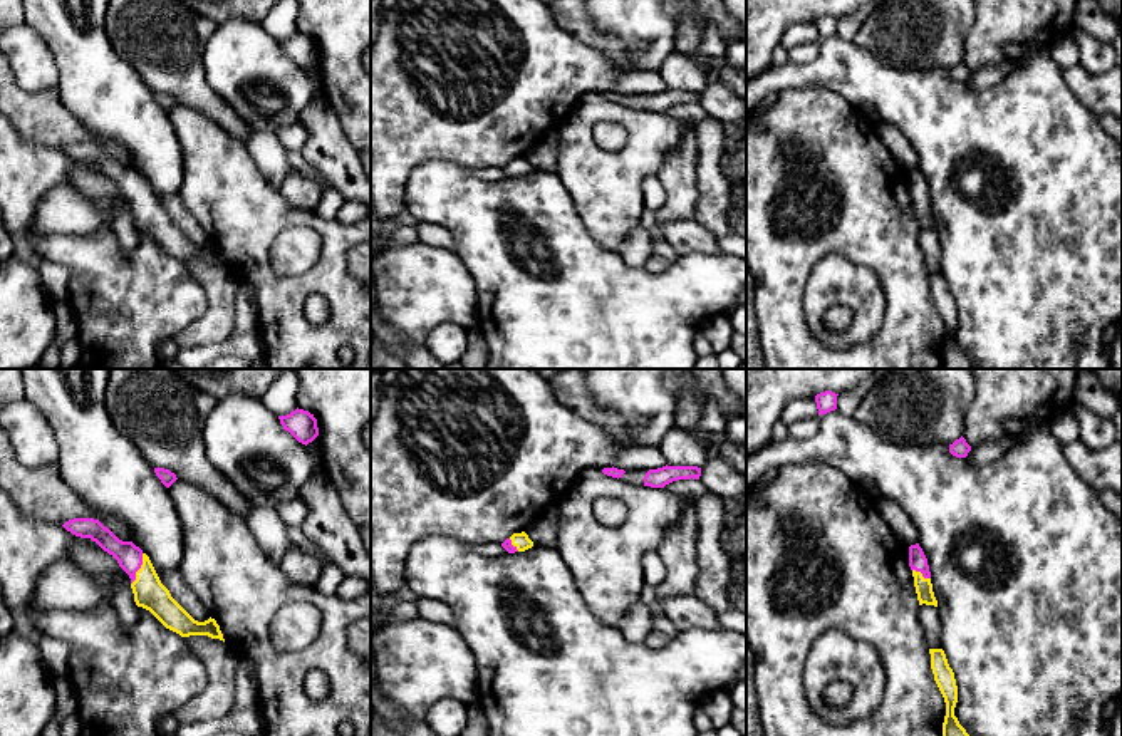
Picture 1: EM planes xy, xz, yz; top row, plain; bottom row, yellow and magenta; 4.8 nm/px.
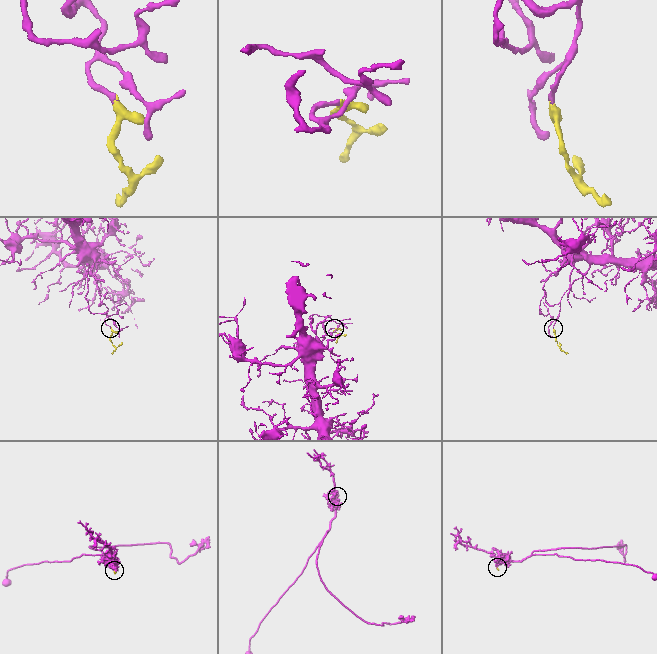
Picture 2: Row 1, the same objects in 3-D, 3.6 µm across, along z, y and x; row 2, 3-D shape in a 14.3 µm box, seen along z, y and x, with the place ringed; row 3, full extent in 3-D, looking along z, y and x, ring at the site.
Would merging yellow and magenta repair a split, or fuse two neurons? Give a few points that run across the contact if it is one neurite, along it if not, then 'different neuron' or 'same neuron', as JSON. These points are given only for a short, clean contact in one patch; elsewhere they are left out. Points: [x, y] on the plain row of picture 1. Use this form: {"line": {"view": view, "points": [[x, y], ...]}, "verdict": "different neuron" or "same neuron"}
{"line": {"view": "xy", "points": [[150, 218], [140, 193], [129, 181]]}, "verdict": "same neuron"}

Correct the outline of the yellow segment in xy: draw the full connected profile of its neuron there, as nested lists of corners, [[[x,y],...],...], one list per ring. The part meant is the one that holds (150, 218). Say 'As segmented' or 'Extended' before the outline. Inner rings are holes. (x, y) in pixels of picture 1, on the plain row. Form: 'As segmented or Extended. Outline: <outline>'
Extended. Outline: [[[74,143],[62,149],[67,156],[81,163],[91,163],[104,176],[112,179],[119,191],[129,200],[134,226],[149,235],[166,253],[190,260],[208,260],[225,267],[215,243],[195,245],[161,208],[149,181],[132,166],[119,164],[109,153],[94,143]]]

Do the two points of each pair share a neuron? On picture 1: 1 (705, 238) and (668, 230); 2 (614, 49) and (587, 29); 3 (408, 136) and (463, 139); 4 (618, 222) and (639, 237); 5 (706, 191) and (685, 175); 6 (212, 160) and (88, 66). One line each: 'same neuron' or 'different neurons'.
1: same neuron
2: same neuron
3: same neuron
4: different neurons
5: different neurons
6: different neurons

